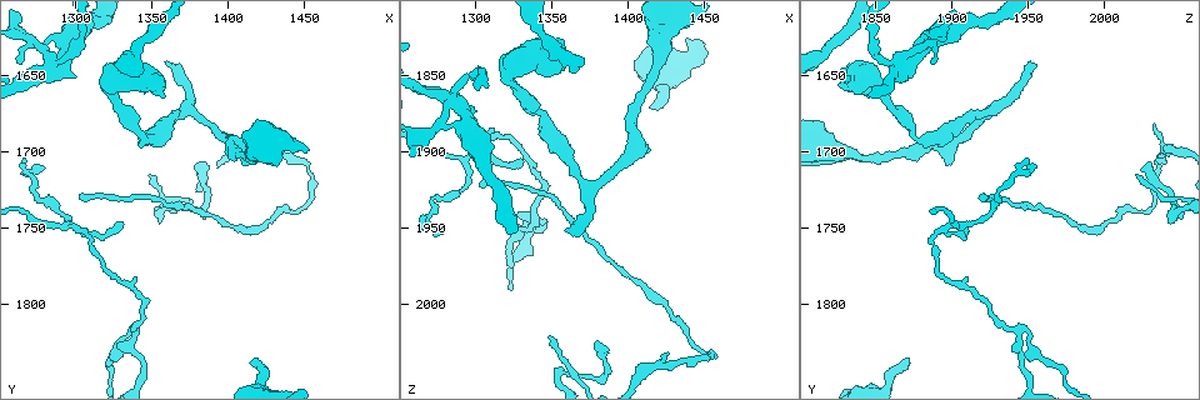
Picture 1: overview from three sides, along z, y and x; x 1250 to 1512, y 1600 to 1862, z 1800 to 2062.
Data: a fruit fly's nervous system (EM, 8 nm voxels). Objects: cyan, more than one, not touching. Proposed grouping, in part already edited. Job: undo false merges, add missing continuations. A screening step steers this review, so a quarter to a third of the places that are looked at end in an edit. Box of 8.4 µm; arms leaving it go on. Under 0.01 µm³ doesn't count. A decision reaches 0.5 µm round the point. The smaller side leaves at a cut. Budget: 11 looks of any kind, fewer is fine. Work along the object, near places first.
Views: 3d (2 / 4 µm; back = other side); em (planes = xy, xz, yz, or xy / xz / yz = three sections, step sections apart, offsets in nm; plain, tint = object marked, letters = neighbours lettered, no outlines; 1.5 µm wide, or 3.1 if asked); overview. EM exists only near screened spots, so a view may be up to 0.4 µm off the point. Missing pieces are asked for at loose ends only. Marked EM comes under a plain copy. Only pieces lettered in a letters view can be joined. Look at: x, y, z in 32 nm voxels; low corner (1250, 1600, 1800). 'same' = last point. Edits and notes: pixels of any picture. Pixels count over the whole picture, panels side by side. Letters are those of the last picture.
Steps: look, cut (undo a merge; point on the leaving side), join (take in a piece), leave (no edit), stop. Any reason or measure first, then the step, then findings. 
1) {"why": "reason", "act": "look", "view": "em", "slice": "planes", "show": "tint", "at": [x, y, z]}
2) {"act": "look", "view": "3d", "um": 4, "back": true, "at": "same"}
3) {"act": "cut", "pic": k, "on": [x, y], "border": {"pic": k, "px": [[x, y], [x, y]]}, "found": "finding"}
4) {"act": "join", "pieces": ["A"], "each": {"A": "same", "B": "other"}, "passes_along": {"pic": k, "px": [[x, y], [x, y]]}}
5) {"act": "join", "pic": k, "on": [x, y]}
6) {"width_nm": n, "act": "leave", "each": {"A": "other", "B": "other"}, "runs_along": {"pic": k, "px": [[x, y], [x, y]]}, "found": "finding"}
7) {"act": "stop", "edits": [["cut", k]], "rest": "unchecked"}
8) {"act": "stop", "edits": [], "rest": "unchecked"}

{"why": "sharp bend", "act": "look", "view": "em", "slice": "planes", "show": "letters", "at": [1284, 1644, 1866]}

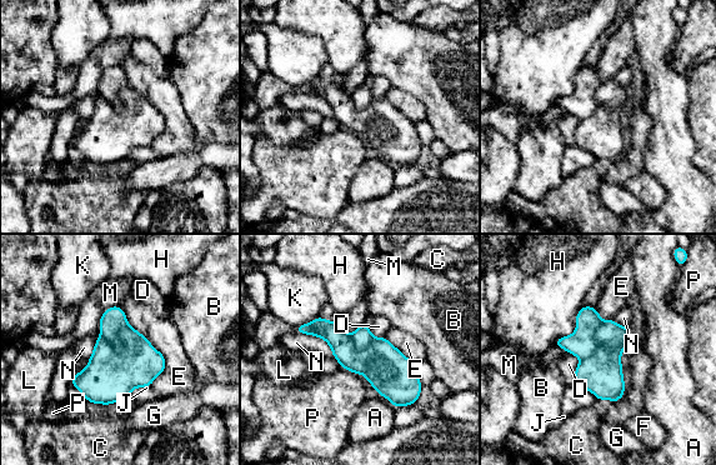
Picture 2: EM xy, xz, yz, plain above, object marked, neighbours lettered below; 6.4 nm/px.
{"act": "cut", "pic": 2, "on": [581, 344], "each": {"A": "other", "B": "other", "C": "other", "D": "other", "E": "other", "F": "other", "G": "other", "H": "other", "J": "other", "K": "other", "L": "other", "M": "other", "N": "other", "P": "other"}, "border": {"pic": 2, "px": [[605, 321], [595, 350], [581, 360]]}, "found": "two neurons meet here"}

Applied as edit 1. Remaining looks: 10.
{"why": "tapers out", "act": "look", "view": "3d", "um": 2, "at": [1358, 1642, 1952]}

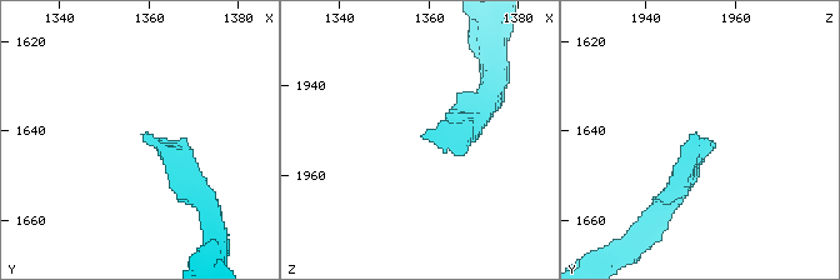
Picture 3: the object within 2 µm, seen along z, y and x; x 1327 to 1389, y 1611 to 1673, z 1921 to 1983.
{"act": "look", "view": "em", "slice": "xy", "step": 8, "show": "tint", "at": [1358, 1641, 1951]}

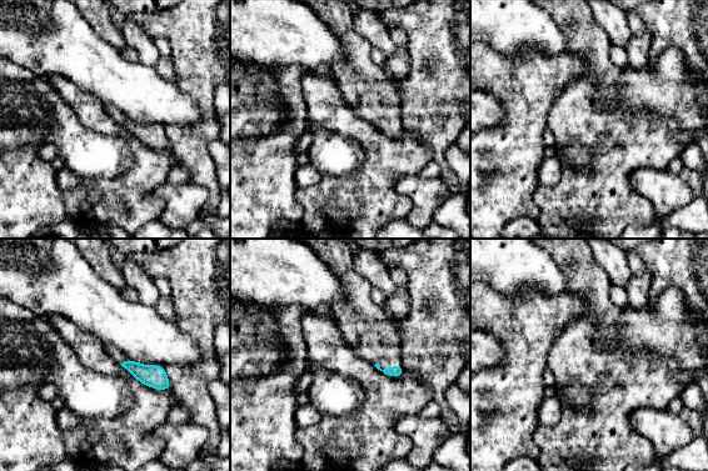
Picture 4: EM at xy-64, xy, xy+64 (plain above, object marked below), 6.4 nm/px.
{"why": "cut it another way", "act": "look", "view": "em", "slice": "planes", "show": "letters", "at": "same"}

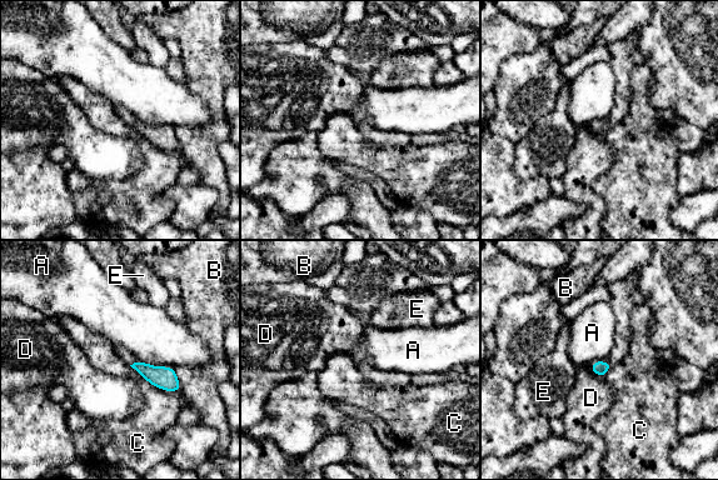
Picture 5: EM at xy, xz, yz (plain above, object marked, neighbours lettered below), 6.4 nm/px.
{"longest_contact_nm": ["C", 380], "act": "leave", "each": {"A": "other", "B": "other", "C": "other", "D": "other", "E": "other"}, "border": {"pic": 5, "px": [[129, 365], [153, 385], [180, 390]]}, "found": "none of them fits"}

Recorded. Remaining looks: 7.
{"act": "look", "view": "overview"}

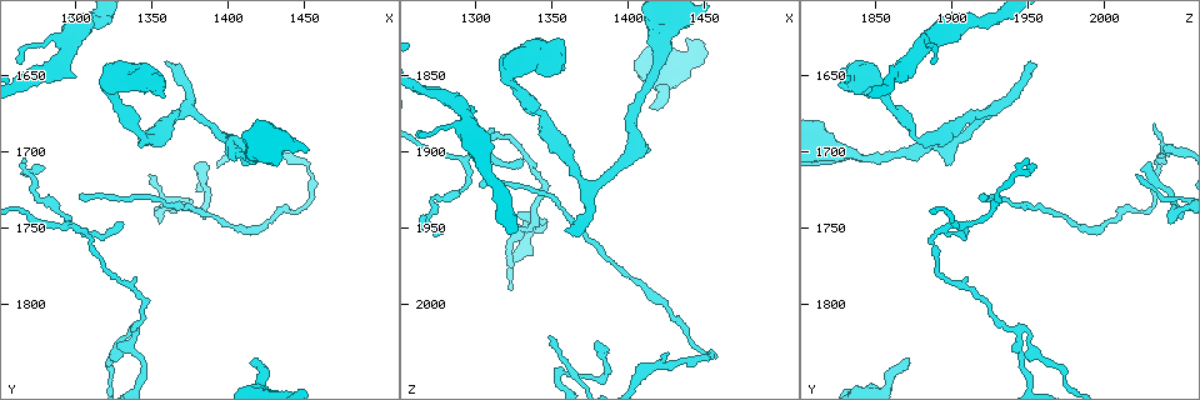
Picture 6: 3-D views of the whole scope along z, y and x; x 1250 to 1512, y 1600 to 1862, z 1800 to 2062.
{"why": "an open end", "act": "look", "view": "3d", "um": 4, "at": [1414, 1836, 1872]}

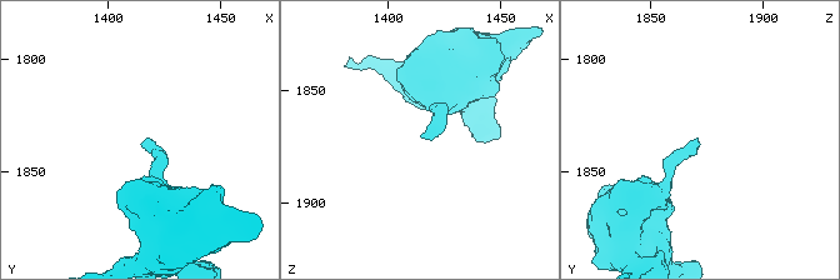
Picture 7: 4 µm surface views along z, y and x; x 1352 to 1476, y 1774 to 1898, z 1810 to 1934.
{"act": "look", "view": "em", "slice": "xz", "step": 8, "show": "letters", "at": [1414, 1837, 1869]}

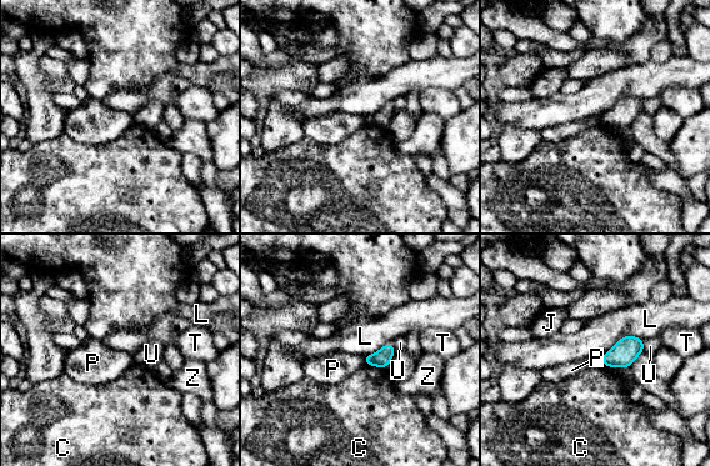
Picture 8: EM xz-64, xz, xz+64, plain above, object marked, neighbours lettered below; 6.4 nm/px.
{"width_nm": 110, "act": "leave", "each": {"C": "other", "J": "other", "L": "other", "P": "other", "T": "other", "U": "other", "Z": "other"}, "border": {"pic": 8, "px": [[643, 339], [624, 335], [603, 355]]}, "found": "no lettered piece goes on from it"}

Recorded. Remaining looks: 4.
{"act": "stop", "edits": [["cut", 2]], "rest": "unchecked"}

